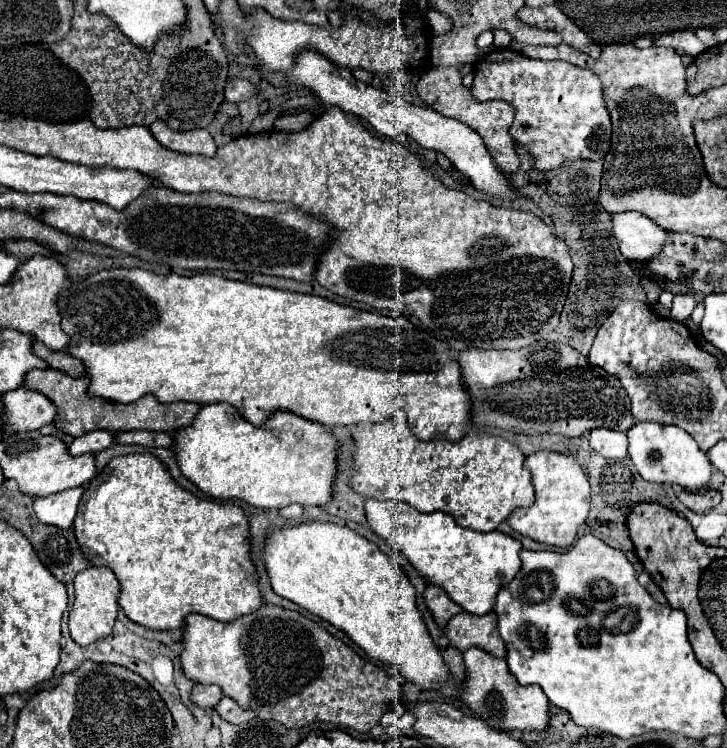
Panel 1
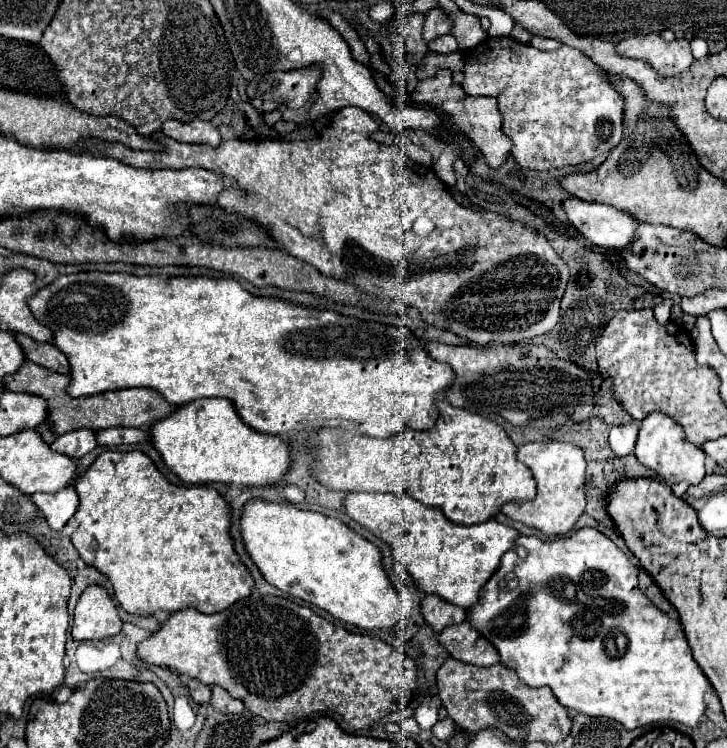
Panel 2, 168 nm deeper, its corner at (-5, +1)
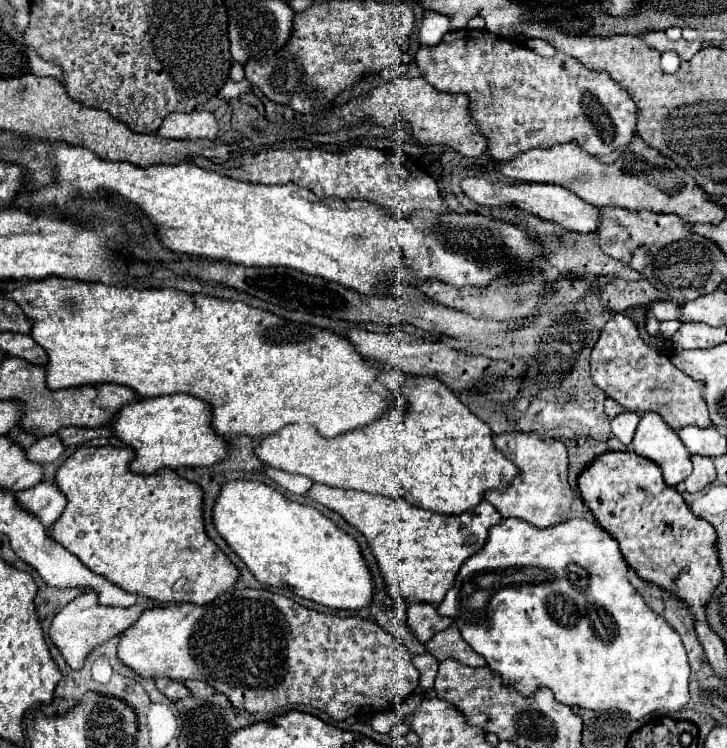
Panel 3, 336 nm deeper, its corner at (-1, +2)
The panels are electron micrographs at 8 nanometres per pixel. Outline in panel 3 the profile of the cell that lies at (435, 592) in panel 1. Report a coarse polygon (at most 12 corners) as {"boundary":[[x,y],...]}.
{"boundary":[[409,604],[407,620],[413,634],[427,642],[453,624],[433,604]]}

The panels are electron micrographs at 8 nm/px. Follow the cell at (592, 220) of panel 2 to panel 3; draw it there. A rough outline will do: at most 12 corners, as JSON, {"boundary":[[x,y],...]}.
{"boundary":[[467,178],[481,206],[515,204],[565,230],[597,234],[599,208],[563,186]]}

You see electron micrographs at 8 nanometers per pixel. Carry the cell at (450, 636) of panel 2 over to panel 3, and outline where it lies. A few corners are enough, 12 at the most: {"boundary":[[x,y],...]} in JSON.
{"boundary":[[455,624],[425,646],[439,662],[457,658],[467,666],[487,666],[463,640]]}

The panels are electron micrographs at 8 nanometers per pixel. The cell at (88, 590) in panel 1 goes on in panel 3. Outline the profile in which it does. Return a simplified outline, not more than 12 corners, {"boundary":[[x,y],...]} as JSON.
{"boundary":[[79,594],[51,624],[51,640],[73,670],[121,634],[153,600],[101,606]]}

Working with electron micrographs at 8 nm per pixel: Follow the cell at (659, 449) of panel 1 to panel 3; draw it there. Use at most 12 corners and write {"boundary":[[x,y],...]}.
{"boundary":[[655,412],[641,416],[631,448],[669,486],[693,470],[685,444]]}

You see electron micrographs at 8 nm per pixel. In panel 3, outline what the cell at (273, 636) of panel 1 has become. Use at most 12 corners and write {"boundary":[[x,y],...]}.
{"boundary":[[271,590],[145,610],[117,654],[333,720],[419,686],[375,622]]}

